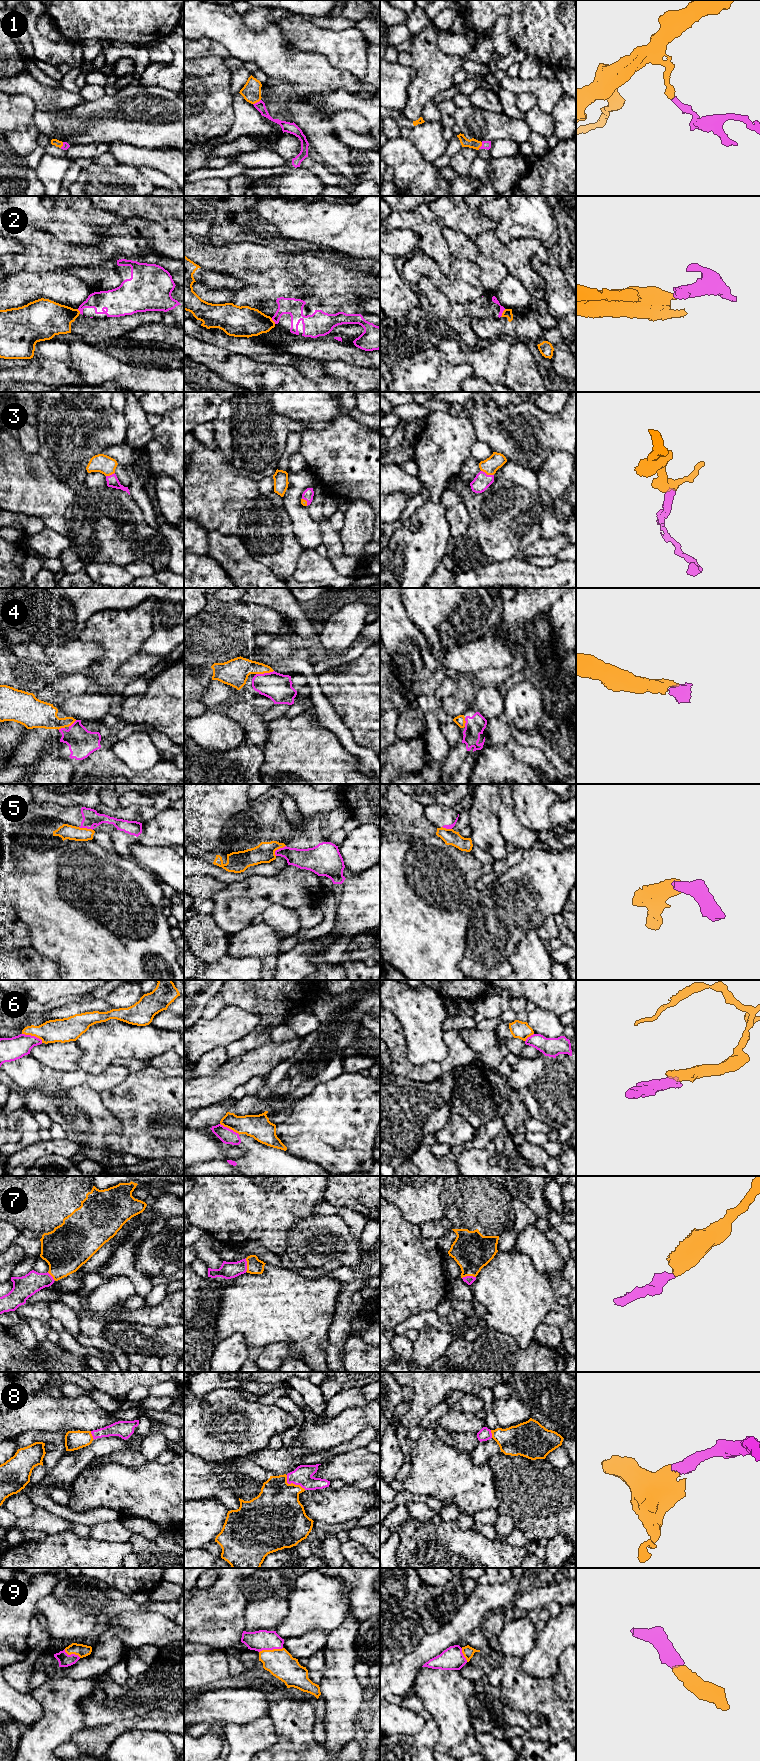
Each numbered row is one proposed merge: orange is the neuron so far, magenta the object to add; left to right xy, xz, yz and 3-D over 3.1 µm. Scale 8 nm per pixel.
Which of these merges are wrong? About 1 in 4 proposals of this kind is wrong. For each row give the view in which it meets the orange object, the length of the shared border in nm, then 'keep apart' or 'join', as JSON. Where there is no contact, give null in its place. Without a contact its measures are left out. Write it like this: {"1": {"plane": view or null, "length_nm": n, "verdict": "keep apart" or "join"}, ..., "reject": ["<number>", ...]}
{"1": {"plane": "xz", "length_nm": 80, "verdict": "join"}, "2": {"plane": "yz", "length_nm": 80, "verdict": "keep apart"}, "3": {"plane": "yz", "length_nm": 110, "verdict": "join"}, "4": {"plane": "xz", "length_nm": 150, "verdict": "join"}, "5": {"plane": "xz", "length_nm": 120, "verdict": "keep apart"}, "6": {"plane": "xy", "length_nm": 180, "verdict": "keep apart"}, "7": {"plane": "xz", "length_nm": 110, "verdict": "join"}, "8": {"plane": "xz", "length_nm": 200, "verdict": "join"}, "9": {"plane": "xz", "length_nm": 200, "verdict": "join"}, "reject": ["2", "5", "6"]}

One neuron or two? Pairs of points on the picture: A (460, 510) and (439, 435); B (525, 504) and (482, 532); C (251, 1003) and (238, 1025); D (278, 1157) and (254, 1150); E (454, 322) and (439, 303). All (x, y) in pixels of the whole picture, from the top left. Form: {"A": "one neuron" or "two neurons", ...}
{"A": "two neurons", "B": "one neuron", "C": "two neurons", "D": "one neuron", "E": "one neuron"}

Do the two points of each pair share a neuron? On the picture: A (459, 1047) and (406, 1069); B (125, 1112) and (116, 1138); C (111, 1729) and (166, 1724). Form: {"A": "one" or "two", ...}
{"A": "one", "B": "one", "C": "one"}

